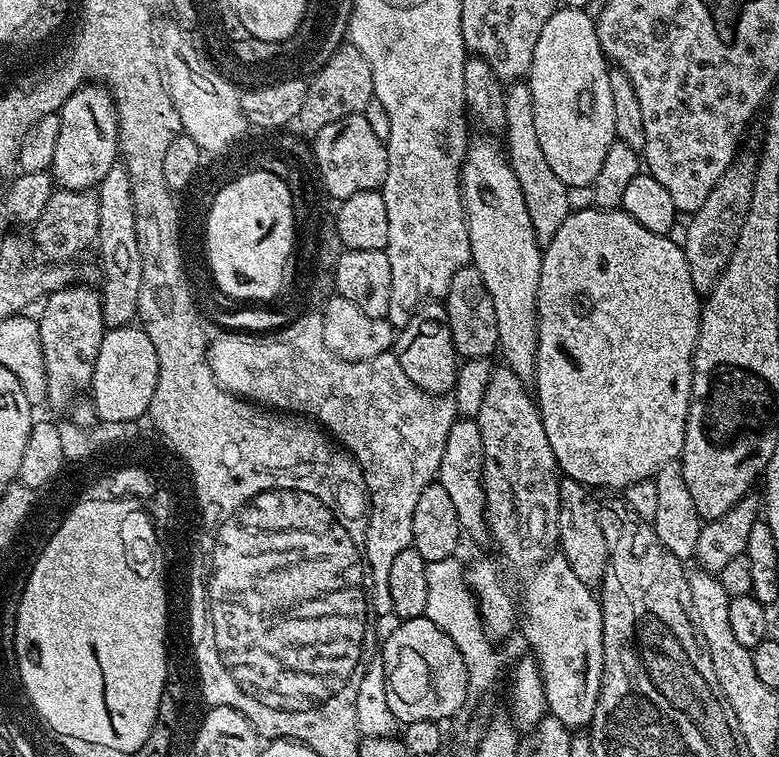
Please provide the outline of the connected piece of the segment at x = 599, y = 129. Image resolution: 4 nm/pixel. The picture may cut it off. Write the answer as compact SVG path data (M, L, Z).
M563 6L556 9L554 14L550 14L550 22L546 22L546 26L542 26L542 35L538 38L538 46L534 46L534 58L532 65L526 77L526 83L530 86L530 94L534 98L534 127L538 130L538 142L542 145L542 154L546 154L546 163L549 164L550 170L554 170L554 174L558 174L558 178L562 178L562 182L569 188L574 186L592 185L594 178L598 178L598 170L602 170L602 162L606 159L610 146L616 141L616 131L614 130L614 94L610 86L610 74L608 69L610 61L604 55L602 46L598 42L598 34L596 33L596 21L591 11L582 8L565 8Z

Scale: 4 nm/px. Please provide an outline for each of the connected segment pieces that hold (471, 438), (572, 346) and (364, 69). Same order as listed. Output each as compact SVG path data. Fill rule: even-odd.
M458 418L446 434L446 450L442 450L442 462L438 473L438 483L454 502L458 522L465 537L480 540L488 532L488 521L484 510L484 447L482 430L475 419Z
M583 208L577 212L569 211L566 222L562 222L562 226L558 226L558 234L554 234L554 238L550 238L548 244L542 248L542 270L538 278L538 306L536 307L536 329L538 330L538 346L536 347L536 374L534 377L534 401L537 408L540 409L540 417L542 418L542 426L546 430L546 438L550 438L550 450L554 450L554 458L556 459L556 467L569 480L577 480L588 485L593 490L599 488L616 488L623 490L626 486L630 486L639 480L650 480L655 477L656 471L662 466L673 463L684 451L684 435L686 434L686 418L688 417L688 407L692 401L692 355L696 352L696 339L698 338L698 330L700 329L700 310L702 307L701 293L696 291L694 282L692 281L692 271L686 262L686 254L683 247L679 243L672 241L671 235L663 236L662 234L654 234L654 230L646 230L646 226L642 226L638 222L634 222L634 218L630 218L630 214L626 214L623 210L615 208Z
M351 42L341 43L316 70L308 80L306 102L302 102L298 117L299 131L308 138L315 138L322 126L330 126L330 122L338 122L338 118L364 113L366 106L374 102L374 74L370 74L370 62L366 62L362 50Z

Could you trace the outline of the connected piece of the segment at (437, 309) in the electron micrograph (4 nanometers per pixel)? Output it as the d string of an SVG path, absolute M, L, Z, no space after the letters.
M428 301L420 305L410 322L406 322L406 326L395 333L394 351L402 370L406 370L406 378L410 378L410 382L414 382L414 386L423 392L448 394L456 387L458 353L451 338L443 303Z

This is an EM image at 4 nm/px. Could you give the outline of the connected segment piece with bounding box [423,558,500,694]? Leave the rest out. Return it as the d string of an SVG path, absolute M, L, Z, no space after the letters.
M442 558L442 562L430 562L426 570L426 610L424 617L430 622L434 622L434 626L438 626L438 630L442 630L442 634L446 634L450 638L450 642L454 642L454 646L458 646L458 650L462 654L462 658L466 662L466 674L468 675L468 691L476 694L476 692L484 692L496 679L500 676L500 656L495 652L493 641L484 630L484 623L480 617L480 605L472 589L468 586L468 578L466 575L465 565L459 564L459 559Z

